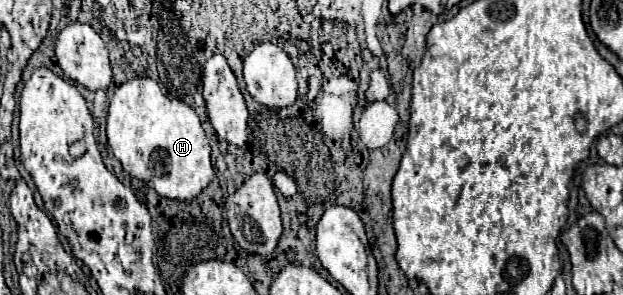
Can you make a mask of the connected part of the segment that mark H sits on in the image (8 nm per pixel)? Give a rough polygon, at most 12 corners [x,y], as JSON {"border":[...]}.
{"border":[[148,76],[116,88],[108,146],[164,198],[214,178],[198,114]]}

